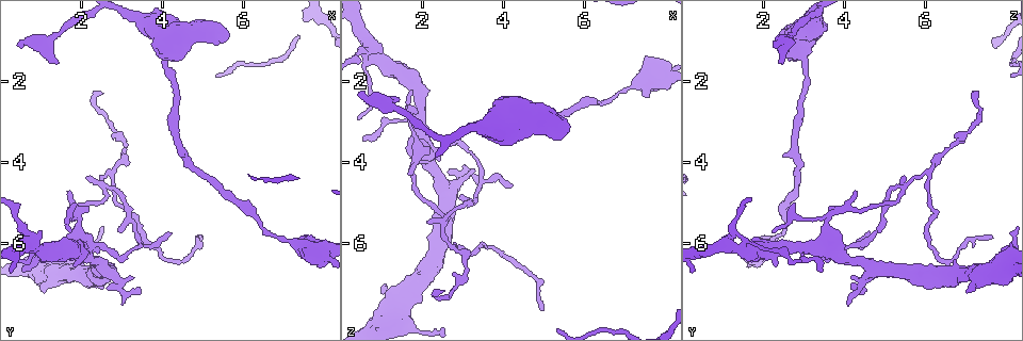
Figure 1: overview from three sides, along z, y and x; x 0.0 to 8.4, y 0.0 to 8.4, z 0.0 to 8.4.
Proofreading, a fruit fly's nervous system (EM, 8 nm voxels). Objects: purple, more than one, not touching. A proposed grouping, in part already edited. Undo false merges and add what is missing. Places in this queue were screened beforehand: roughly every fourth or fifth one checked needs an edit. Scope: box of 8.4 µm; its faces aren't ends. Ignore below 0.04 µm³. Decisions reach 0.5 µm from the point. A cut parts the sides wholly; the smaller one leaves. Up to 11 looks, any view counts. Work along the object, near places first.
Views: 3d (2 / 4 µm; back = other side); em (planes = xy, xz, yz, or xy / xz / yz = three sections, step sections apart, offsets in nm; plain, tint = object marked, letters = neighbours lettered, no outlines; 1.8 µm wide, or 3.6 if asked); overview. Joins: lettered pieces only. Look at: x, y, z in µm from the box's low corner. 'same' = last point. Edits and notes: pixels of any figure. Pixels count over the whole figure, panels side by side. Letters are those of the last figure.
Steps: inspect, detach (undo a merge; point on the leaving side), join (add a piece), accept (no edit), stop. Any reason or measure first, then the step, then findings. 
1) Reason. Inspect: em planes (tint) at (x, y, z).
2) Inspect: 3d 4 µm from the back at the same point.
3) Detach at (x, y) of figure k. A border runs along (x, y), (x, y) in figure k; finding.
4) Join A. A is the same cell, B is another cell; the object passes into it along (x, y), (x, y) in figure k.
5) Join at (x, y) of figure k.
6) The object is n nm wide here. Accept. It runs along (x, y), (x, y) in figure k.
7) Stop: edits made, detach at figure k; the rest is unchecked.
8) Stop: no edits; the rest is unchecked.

Inspect: 3d 4 µm at (1.00, 7.10, 7.05).

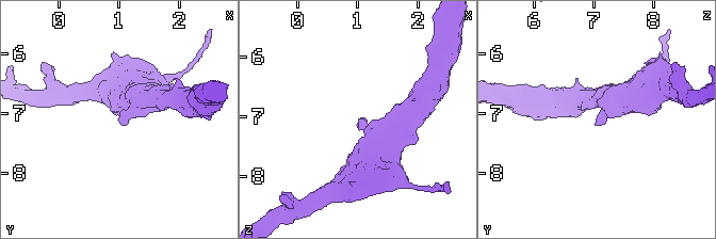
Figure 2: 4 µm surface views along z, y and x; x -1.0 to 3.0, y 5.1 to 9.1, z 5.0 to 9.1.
Inspect: em 3.6 µm xy step 8 (letters) at (1.05, 7.20, 7.00).

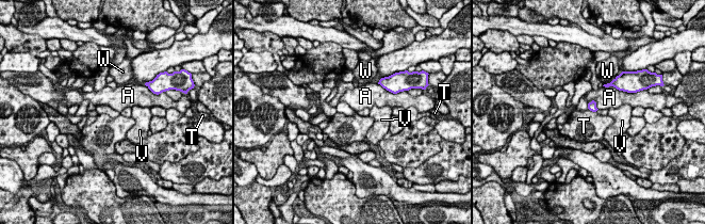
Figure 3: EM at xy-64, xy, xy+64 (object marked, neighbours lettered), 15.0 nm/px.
Another direction. Inspect: em 3.6 µm planes (letters) at the same point.

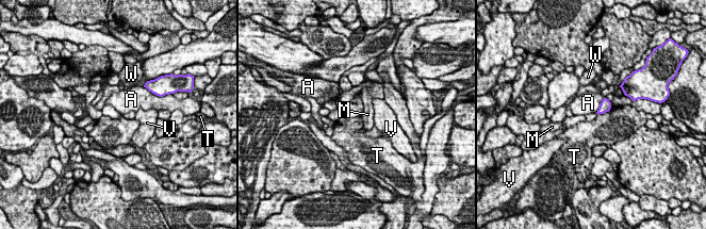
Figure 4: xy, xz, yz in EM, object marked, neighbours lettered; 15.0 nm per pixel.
Accept. A, M, T, V and W are other cells; a border runs along (611, 108), (597, 115) in figure 4; no lettered piece goes on from it.

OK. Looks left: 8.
Inspect: 3d 2 µm at (1.85, 5.25, 3.80).

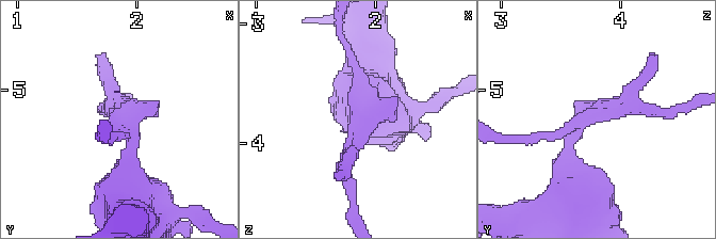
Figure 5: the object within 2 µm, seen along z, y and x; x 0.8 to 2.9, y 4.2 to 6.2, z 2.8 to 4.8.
Now the EM. Inspect: em yz step 16 (tint) at (1.84, 5.20, 3.78).

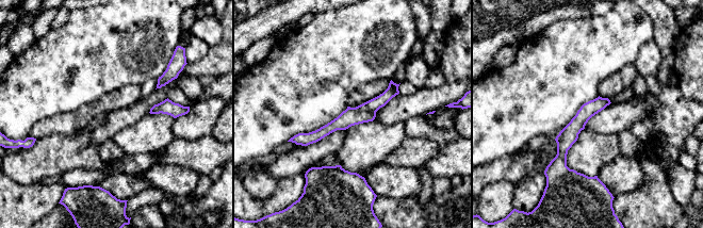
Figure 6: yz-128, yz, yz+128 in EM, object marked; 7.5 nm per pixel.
Cut it another way. Inspect: em planes (letters) at the same point.

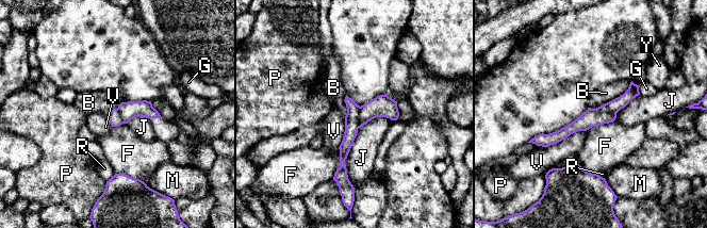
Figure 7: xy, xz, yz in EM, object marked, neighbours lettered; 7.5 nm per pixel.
Detach at (351, 119) of figure 7. B, F, G, J, M, P, R, V and Y are other cells; the part that leaves runs along (613, 115), (591, 117), (536, 141) in figure 7; two cells meet here.

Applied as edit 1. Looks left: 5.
Thin end. Inspect: 3d 2 µm from the back at (1.40, 1.60, 2.45).

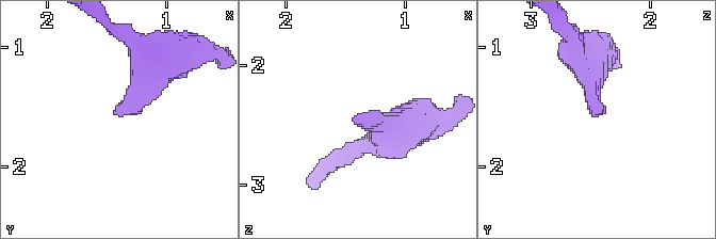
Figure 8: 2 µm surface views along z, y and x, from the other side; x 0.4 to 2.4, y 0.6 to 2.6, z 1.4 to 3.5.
Inspect: em xy step 16 (letters) at (1.42, 1.56, 2.42).

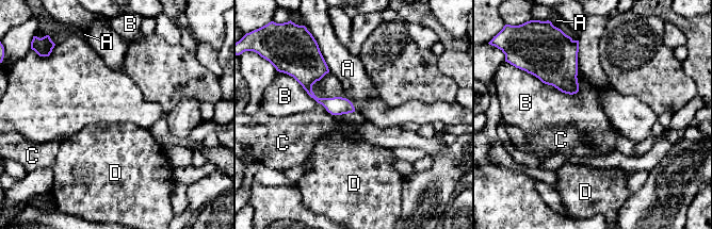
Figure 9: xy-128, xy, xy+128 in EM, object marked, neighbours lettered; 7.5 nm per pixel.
Join D. D is the same cell, A, B and C are other cells; the object passes into it along (337, 105), (344, 113), (338, 145) in figure 9; it goes on there.

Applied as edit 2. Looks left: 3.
Redraw. Inspect: overview.

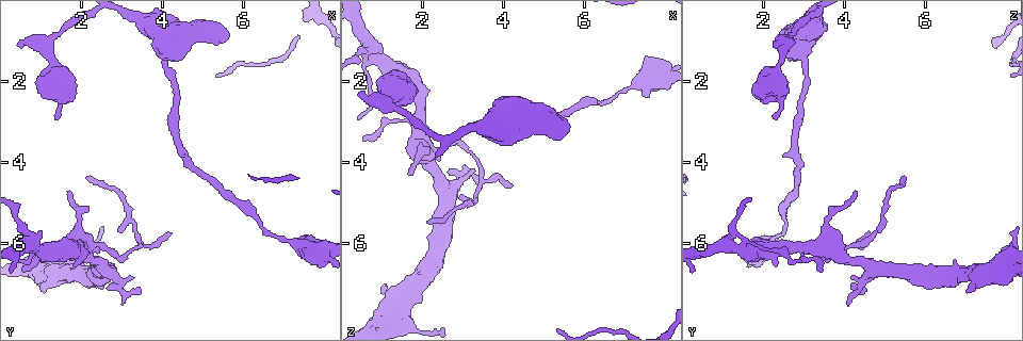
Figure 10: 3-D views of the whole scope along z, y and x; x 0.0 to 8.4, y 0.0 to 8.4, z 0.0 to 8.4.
Branch point. Inspect: 3d 4 µm from the back at (0.90, 6.15, 1.30).

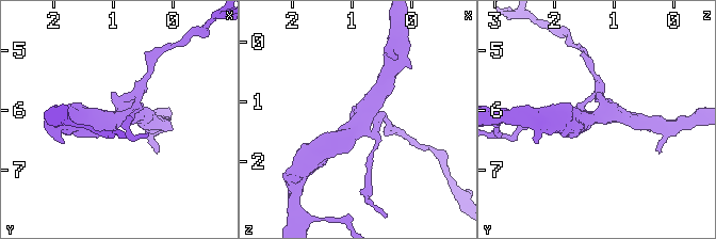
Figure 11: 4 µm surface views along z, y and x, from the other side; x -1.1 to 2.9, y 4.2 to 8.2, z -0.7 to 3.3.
Inspect: em planes (letters) at (0.85, 6.10, 1.30).

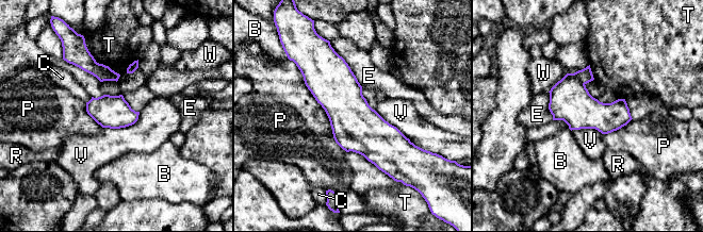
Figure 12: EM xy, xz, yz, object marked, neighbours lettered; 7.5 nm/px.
The object is 240 nm wide here. Detach at (585, 76) of figure 12. B, C, E, P, R, T, V and W are other cells; a border runs along (573, 73), (584, 84) in figure 12; a second cell is stuck on.

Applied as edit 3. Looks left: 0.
Stop: edits made, detach at figure 7, join at figure 9, detach at figure 12; the rest is unchecked.

